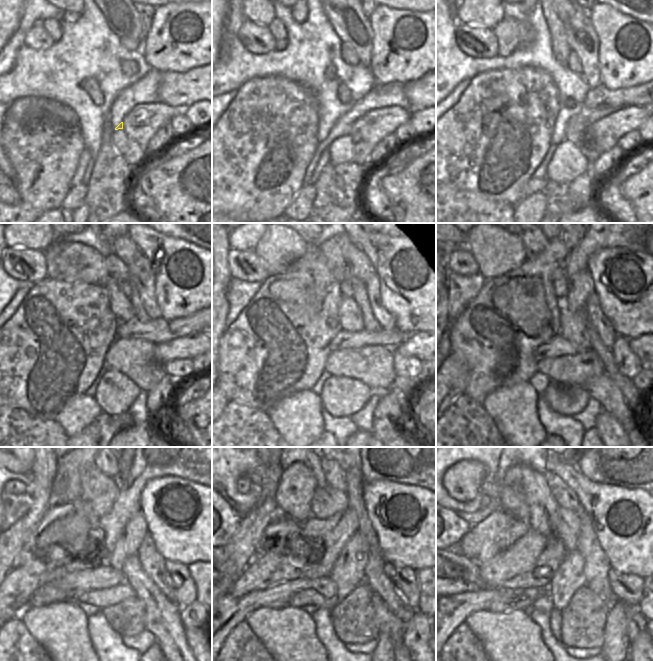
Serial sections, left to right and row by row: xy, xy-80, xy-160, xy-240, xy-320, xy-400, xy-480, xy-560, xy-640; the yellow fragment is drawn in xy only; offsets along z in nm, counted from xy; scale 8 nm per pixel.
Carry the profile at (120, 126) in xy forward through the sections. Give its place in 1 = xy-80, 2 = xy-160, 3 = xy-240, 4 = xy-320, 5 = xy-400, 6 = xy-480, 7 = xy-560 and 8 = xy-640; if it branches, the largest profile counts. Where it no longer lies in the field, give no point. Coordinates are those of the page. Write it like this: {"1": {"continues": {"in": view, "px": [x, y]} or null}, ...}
{"1": {"continues": {"in": "xy-80", "px": [345, 129]}}, "2": {"continues": {"in": "xy-160", "px": [574, 131]}}, "3": {"continues": {"in": "xy-240", "px": [134, 358]}}, "4": {"continues": {"in": "xy-320", "px": [372, 365]}}, "5": {"continues": {"in": "xy-400", "px": [577, 369]}}, "6": {"continues": {"in": "xy-480", "px": [102, 598]}}, "7": {"continues": {"in": "xy-560", "px": [309, 597]}}, "8": {"continues": {"in": "xy-640", "px": [508, 599]}}}

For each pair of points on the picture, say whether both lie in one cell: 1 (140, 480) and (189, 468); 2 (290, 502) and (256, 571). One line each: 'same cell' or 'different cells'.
1: same cell
2: different cells

